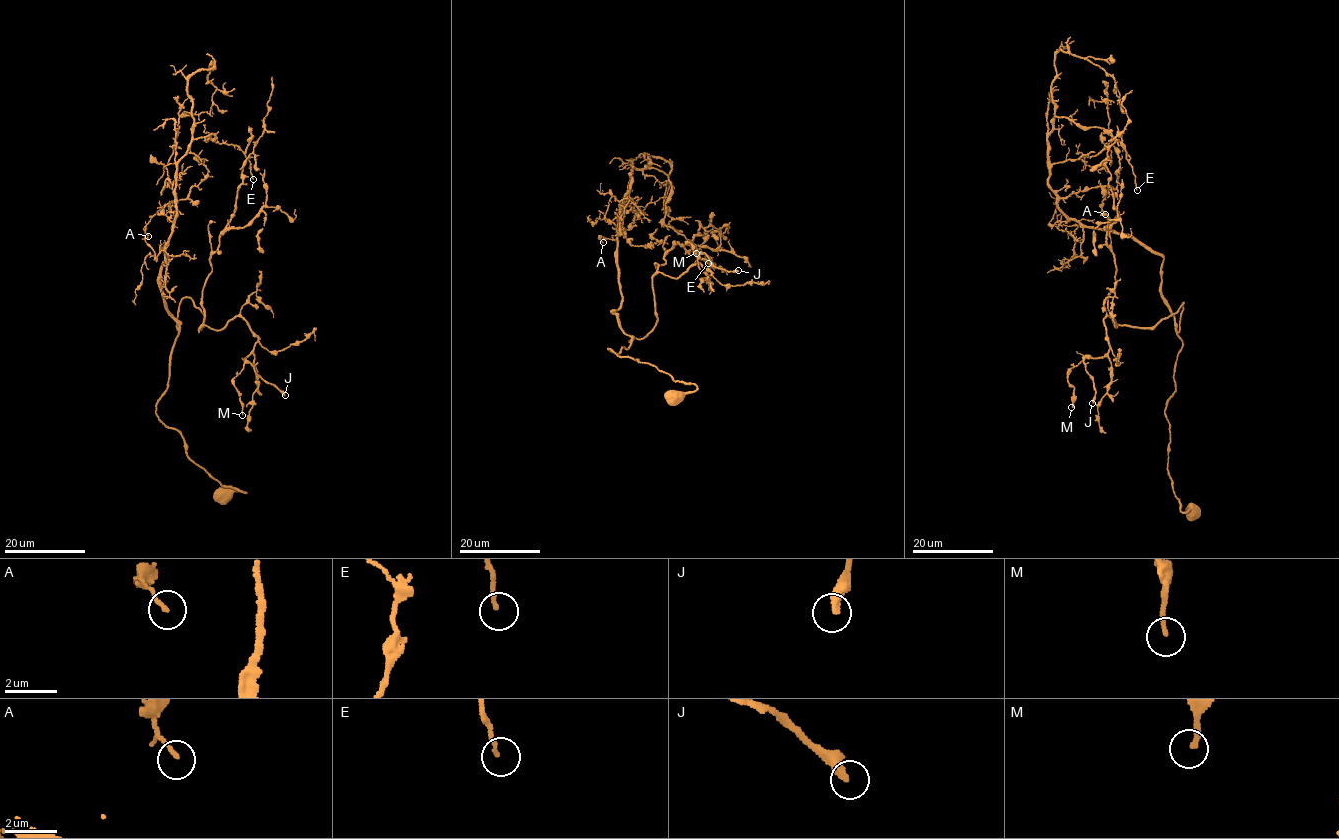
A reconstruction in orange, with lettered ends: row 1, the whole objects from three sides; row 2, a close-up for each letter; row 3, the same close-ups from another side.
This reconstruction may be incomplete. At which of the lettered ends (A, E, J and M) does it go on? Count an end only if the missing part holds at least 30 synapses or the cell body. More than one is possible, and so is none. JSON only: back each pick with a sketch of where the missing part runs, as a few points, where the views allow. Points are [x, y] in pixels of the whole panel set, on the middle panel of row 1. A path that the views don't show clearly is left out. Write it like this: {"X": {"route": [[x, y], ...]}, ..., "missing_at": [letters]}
{"J": {"route": [[738, 270], [746, 290], [745, 299], [736, 314]]}, "missing_at": ["J"]}

